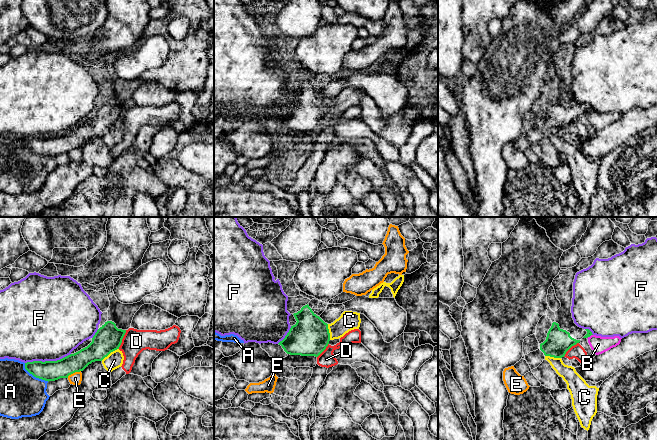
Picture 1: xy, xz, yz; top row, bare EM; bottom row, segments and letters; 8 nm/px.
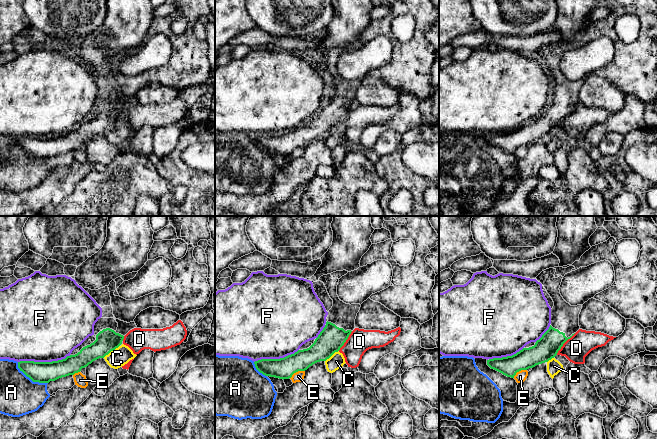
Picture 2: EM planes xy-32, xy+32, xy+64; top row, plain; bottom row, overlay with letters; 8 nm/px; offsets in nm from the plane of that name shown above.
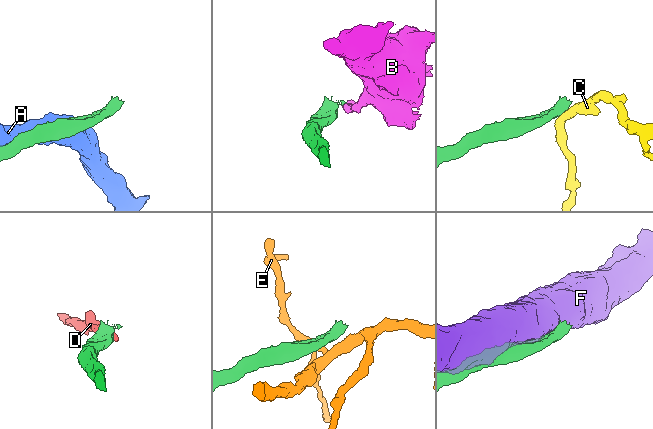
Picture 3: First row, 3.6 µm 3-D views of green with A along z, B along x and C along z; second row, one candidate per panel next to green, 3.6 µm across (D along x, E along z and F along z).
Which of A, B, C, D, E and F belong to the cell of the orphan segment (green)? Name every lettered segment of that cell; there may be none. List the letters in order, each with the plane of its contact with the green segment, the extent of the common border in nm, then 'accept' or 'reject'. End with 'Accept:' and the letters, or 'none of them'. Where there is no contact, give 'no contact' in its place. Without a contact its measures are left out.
A: xy | 240 nm | reject
B: yz | 60 nm | reject
C: xy | 170 nm | reject
D: xy | 170 nm | reject
E: xy | 130 nm | reject
F: xy | 380 nm | reject
Accept: none of them

